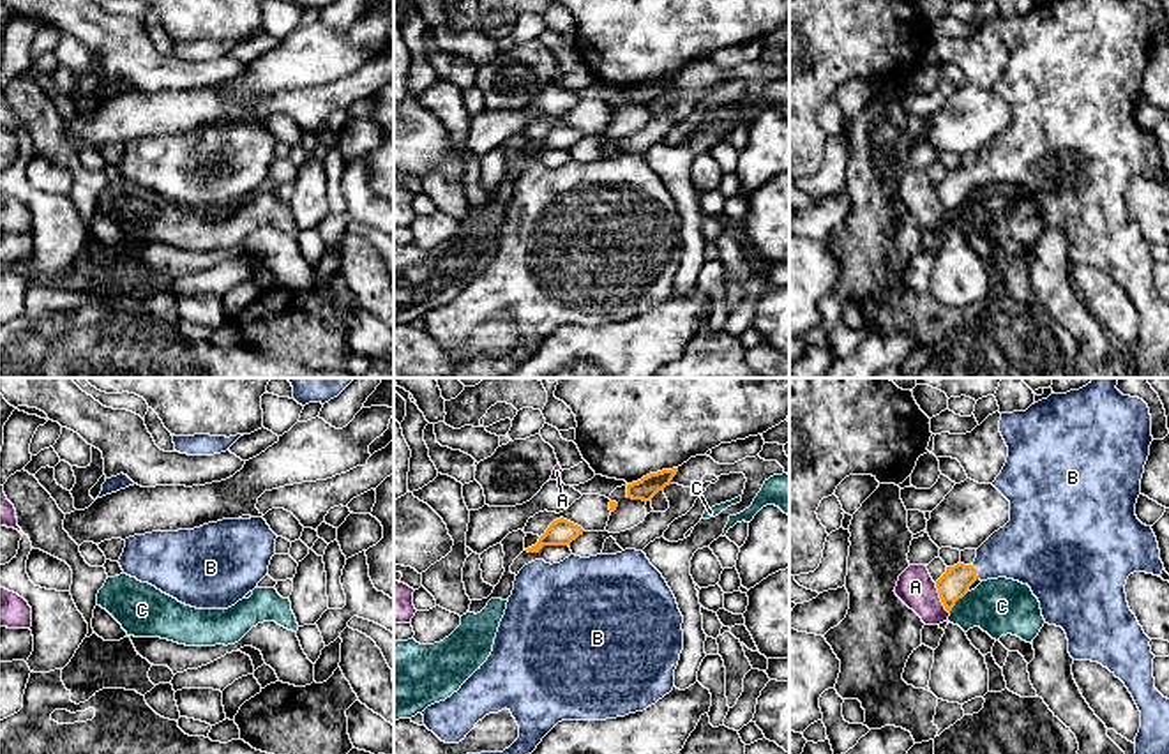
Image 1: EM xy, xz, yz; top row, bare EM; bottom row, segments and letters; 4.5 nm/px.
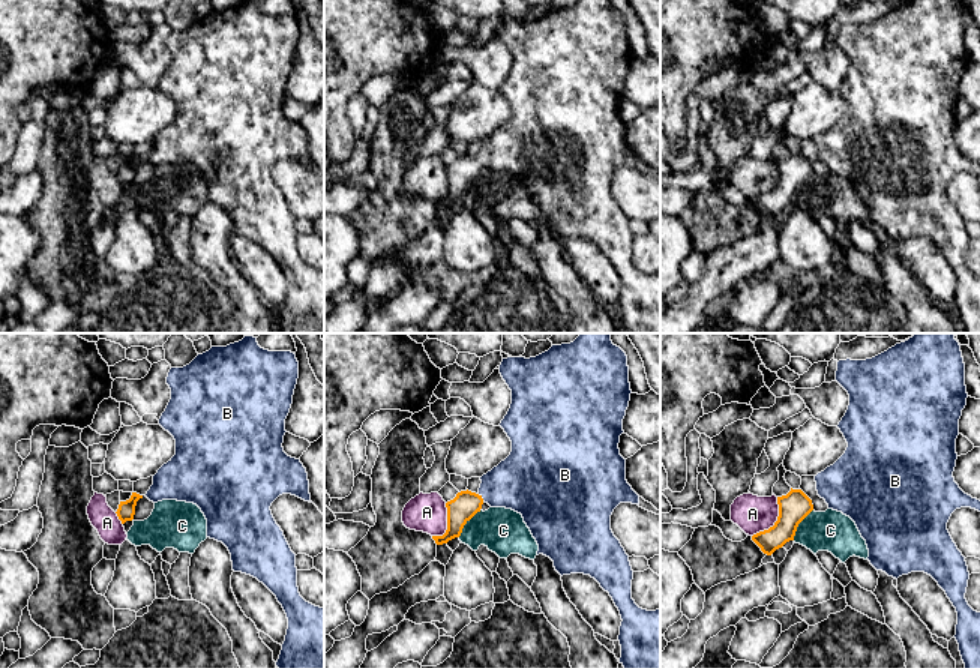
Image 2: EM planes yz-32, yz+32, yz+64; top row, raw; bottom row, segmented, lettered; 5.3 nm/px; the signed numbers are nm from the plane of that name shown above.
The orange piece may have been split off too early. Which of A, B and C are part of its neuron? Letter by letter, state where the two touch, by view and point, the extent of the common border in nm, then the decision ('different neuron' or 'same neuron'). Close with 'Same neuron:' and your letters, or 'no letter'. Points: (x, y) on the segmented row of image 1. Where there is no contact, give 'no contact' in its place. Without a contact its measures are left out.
A: yz (940, 597) | 160 nm | different neuron
B: yz (975, 573) | 70 nm | same neuron
C: yz (957, 599) | 130 nm | different neuron
Same neuron: B

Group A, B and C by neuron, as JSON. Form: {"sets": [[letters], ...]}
{"sets": [["A"], ["B"], ["C"]]}

